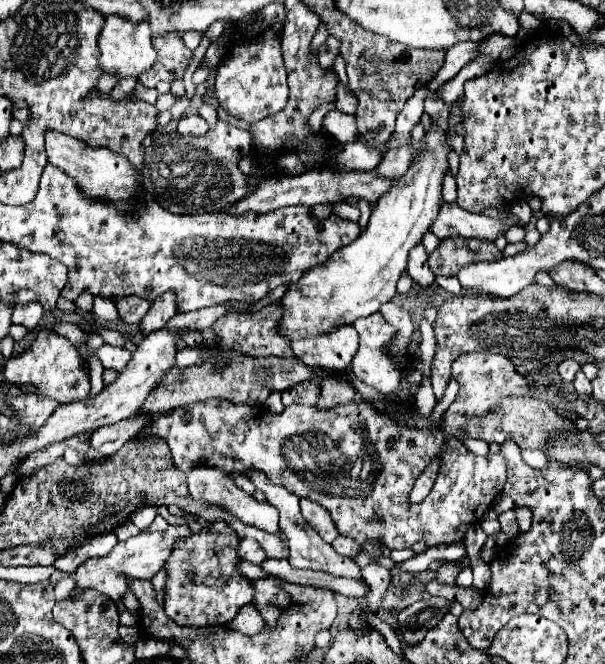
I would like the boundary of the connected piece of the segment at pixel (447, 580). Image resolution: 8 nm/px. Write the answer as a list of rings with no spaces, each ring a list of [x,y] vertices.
[[[467,555],[459,562],[446,562],[446,564],[442,564],[438,568],[438,572],[436,572],[438,574],[438,582],[442,582],[442,584],[454,584],[454,580],[456,580],[459,572],[469,565],[470,559]]]

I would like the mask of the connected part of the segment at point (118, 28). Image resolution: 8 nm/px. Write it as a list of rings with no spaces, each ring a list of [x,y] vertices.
[[[110,14],[104,18],[106,18],[106,22],[98,36],[98,48],[102,52],[100,66],[104,68],[104,72],[112,72],[112,74],[118,74],[120,78],[126,78],[126,76],[138,76],[146,68],[150,68],[150,64],[154,64],[154,60],[156,60],[156,50],[152,46],[148,22],[134,24],[118,14]]]

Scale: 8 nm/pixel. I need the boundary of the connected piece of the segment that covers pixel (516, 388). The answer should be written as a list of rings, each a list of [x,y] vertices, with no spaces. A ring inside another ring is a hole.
[[[470,352],[470,354],[458,356],[458,360],[454,360],[452,364],[452,378],[460,384],[460,392],[454,404],[444,414],[446,436],[460,438],[464,434],[462,426],[470,422],[474,416],[484,416],[486,412],[490,412],[498,404],[500,396],[530,396],[532,394],[530,382],[516,372],[514,362],[494,352]]]

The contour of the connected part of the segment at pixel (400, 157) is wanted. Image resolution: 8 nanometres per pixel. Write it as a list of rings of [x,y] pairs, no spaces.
[[[404,146],[404,148],[390,150],[390,152],[384,156],[382,164],[380,164],[376,170],[378,170],[380,176],[390,176],[390,178],[402,176],[402,174],[412,166],[416,154],[418,154],[418,152],[416,152],[416,148],[412,148],[412,146],[410,146],[410,148]]]

